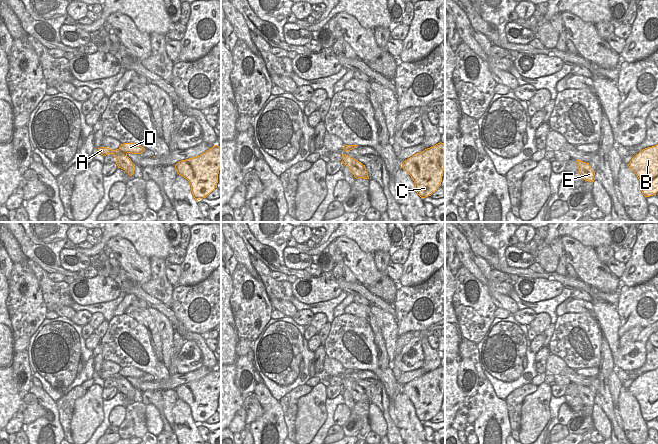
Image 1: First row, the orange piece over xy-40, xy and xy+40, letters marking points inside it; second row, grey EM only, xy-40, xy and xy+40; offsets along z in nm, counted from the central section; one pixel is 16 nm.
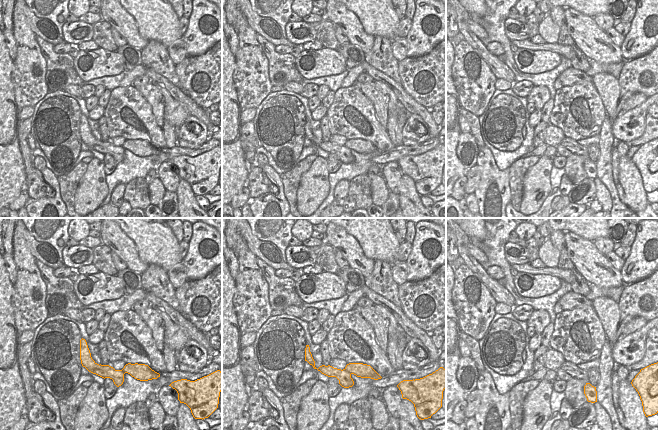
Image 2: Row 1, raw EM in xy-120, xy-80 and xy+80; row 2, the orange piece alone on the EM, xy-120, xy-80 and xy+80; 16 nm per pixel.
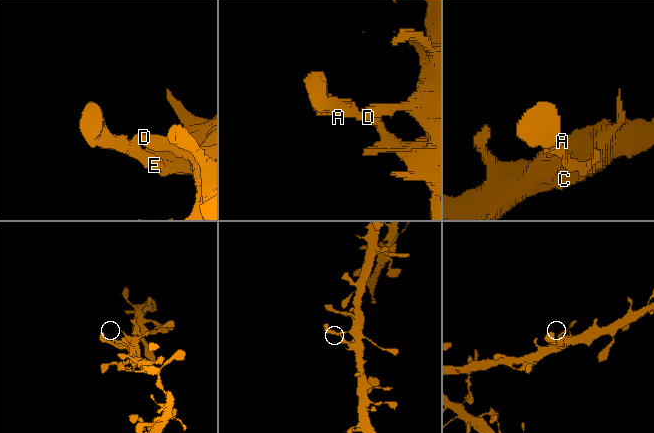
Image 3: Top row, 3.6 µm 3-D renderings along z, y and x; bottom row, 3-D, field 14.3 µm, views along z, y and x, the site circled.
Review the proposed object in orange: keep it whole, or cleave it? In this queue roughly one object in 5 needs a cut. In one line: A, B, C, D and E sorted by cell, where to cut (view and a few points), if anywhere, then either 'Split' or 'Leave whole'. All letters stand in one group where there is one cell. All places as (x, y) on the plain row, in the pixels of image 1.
Groups: A B C D E. No split. Leave whole.

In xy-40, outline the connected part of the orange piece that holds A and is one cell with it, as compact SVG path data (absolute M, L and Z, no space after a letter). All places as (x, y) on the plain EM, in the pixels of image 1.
M135 367L121 368L121 370L116 374L112 374L106 371L98 372L99 377L103 380L106 380L107 378L114 378L117 383L116 388L118 392L125 394L130 400L134 398L135 388L131 385L127 378L141 378L144 376L144 374L144 371Z

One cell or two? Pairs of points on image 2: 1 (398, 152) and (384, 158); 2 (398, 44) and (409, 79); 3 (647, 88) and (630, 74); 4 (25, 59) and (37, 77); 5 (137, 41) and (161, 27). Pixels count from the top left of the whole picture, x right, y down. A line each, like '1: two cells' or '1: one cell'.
1: one cell
2: two cells
3: one cell
4: one cell
5: two cells

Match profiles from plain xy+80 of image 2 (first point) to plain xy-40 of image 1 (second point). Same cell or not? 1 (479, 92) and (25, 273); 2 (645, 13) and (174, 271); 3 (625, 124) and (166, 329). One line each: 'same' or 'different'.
1: same
2: different
3: different

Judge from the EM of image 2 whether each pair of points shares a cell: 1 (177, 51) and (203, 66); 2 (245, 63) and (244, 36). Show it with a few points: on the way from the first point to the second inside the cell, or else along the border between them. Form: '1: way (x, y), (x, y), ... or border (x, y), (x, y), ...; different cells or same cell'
1: border (187, 56), (175, 65); different cells
2: way (245, 56), (243, 43); same cell

